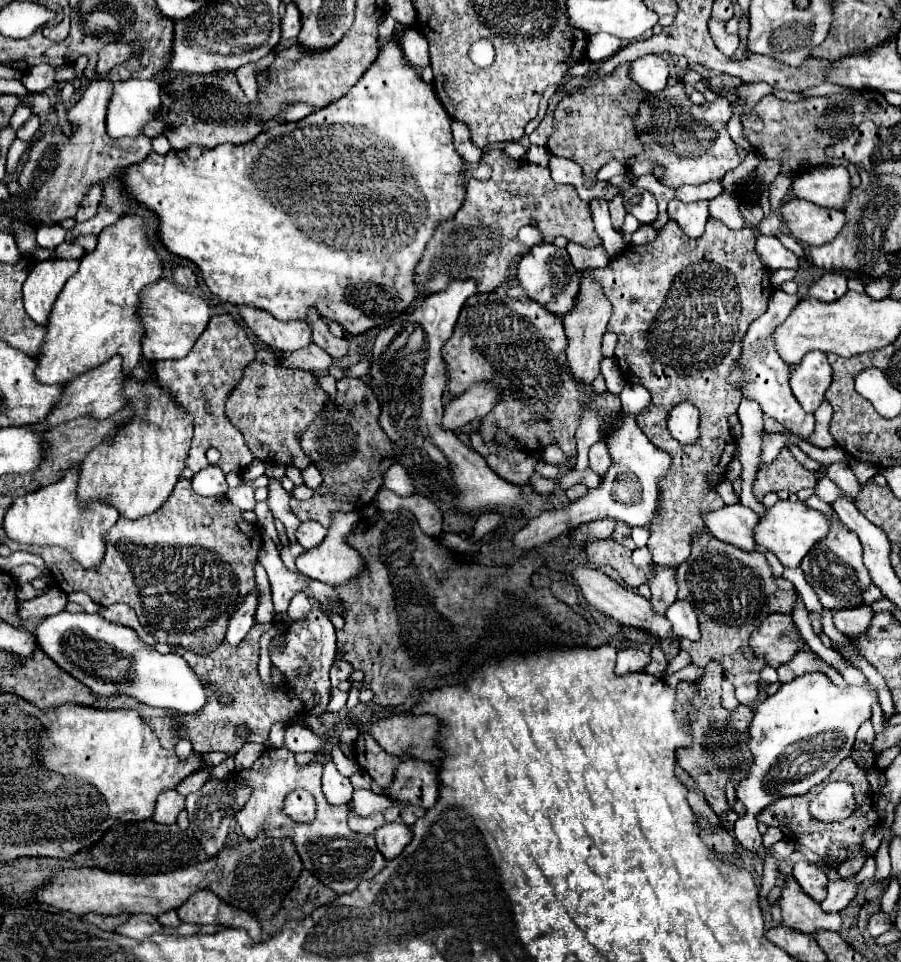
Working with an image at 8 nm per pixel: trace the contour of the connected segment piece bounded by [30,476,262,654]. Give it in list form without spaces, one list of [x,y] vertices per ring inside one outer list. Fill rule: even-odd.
[[[184,476],[178,478],[178,484],[166,504],[142,520],[128,520],[124,516],[110,528],[106,534],[106,552],[98,568],[80,568],[80,564],[66,552],[64,548],[42,548],[42,552],[30,552],[42,556],[48,564],[56,582],[62,582],[62,590],[68,592],[86,592],[96,604],[110,606],[116,602],[124,602],[132,606],[148,634],[156,638],[156,642],[170,646],[184,646],[194,654],[214,652],[218,644],[224,642],[226,624],[244,596],[256,586],[254,582],[254,564],[260,552],[262,536],[254,524],[248,524],[240,516],[242,512],[228,502],[224,496],[204,498],[198,496],[190,480]]]

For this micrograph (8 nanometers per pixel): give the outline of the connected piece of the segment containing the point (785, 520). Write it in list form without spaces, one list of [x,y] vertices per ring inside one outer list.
[[[778,500],[772,508],[766,510],[766,514],[754,526],[756,546],[776,554],[776,558],[782,562],[784,568],[800,566],[800,560],[806,556],[806,552],[826,534],[828,534],[828,524],[824,514],[806,508],[802,502],[788,502],[788,500]]]

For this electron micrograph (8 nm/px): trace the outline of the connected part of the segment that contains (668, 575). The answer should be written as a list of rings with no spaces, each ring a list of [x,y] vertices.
[[[650,564],[652,570],[652,580],[650,580],[650,590],[652,590],[652,606],[654,610],[664,616],[666,608],[676,600],[676,582],[674,582],[674,572],[676,568],[664,568]]]

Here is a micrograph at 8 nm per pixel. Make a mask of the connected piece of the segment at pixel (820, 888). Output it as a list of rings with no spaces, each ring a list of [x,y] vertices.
[[[806,862],[794,864],[794,878],[802,886],[802,890],[816,902],[822,902],[826,898],[826,886],[828,878],[822,868]]]

